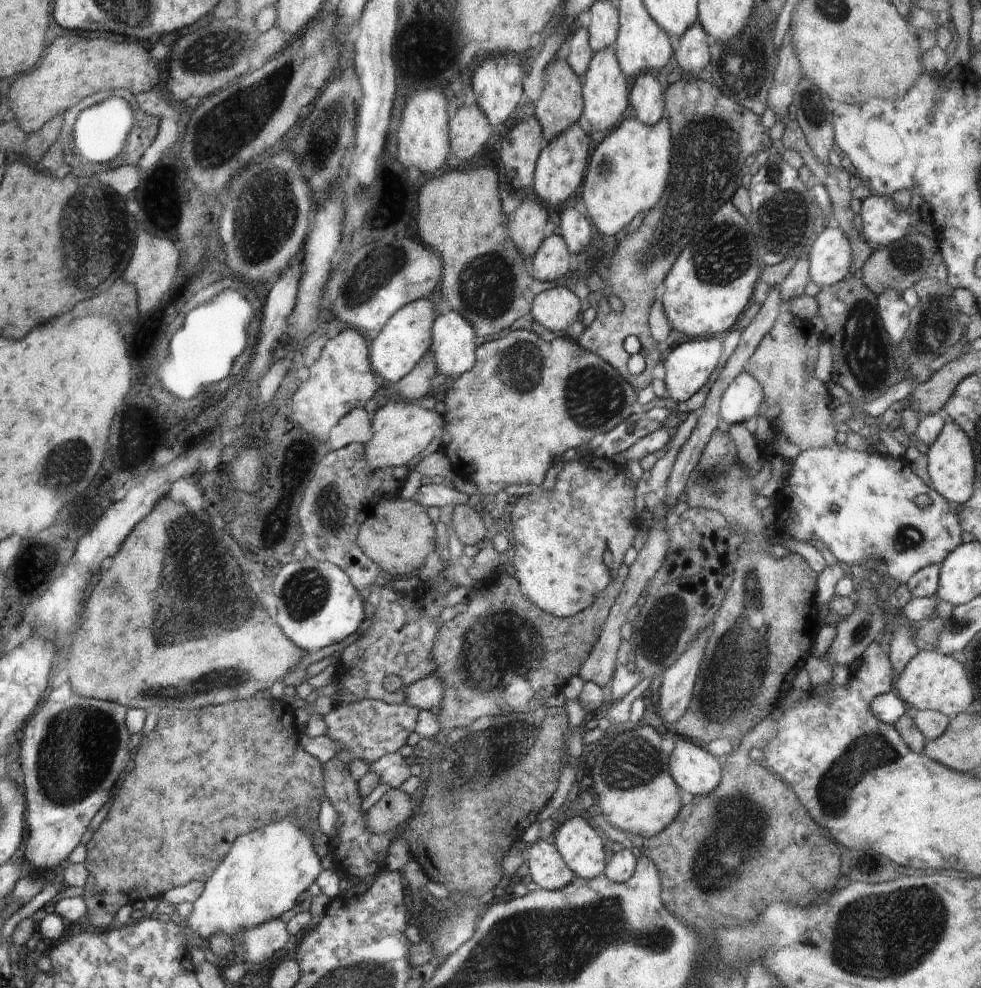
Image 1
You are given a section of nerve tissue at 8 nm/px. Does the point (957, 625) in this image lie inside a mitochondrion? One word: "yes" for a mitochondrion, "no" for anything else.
yes

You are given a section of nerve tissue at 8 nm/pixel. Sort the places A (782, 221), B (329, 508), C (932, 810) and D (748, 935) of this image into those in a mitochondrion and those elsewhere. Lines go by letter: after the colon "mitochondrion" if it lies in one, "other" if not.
A: mitochondrion
B: mitochondrion
C: other
D: other

